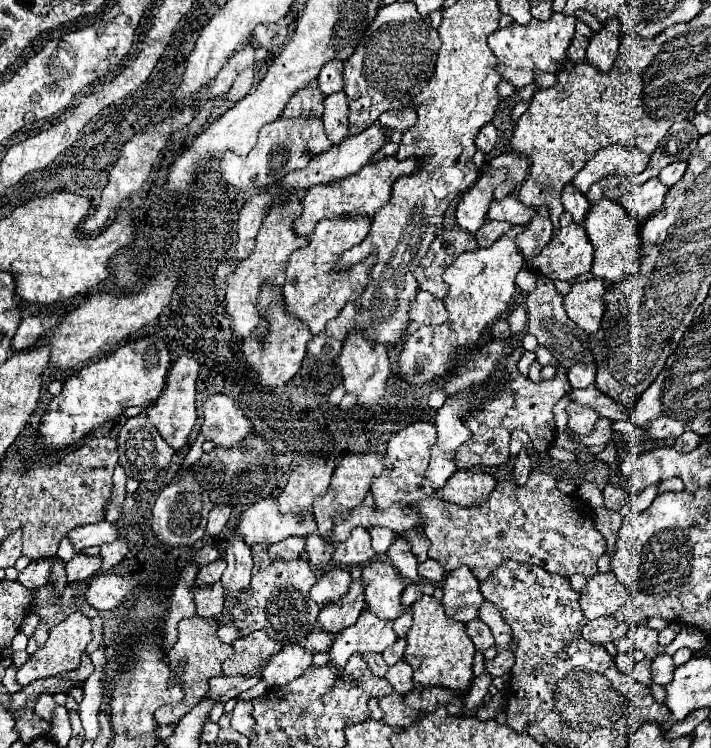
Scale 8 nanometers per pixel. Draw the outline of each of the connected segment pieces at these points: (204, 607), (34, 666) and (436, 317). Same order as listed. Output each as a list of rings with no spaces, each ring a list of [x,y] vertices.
[[[221,582],[217,584],[207,584],[207,586],[199,586],[193,592],[193,602],[197,608],[197,616],[219,616],[223,612],[223,586]]]
[[[71,614],[67,616],[59,626],[55,626],[51,630],[53,634],[47,638],[45,646],[41,646],[33,658],[29,658],[19,670],[17,670],[17,682],[21,686],[29,686],[31,682],[35,680],[41,680],[41,678],[47,678],[47,676],[55,676],[55,674],[61,674],[61,672],[69,672],[69,670],[75,670],[79,666],[79,656],[83,654],[85,646],[89,644],[89,634],[91,634],[91,624],[89,624],[89,618],[85,618],[83,614]]]
[[[417,292],[409,308],[409,318],[417,324],[437,326],[437,324],[443,324],[443,320],[447,318],[447,310],[443,300],[435,298],[433,294]]]

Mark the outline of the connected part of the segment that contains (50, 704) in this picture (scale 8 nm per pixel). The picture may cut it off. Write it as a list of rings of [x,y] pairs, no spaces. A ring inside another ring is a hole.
[[[43,694],[43,696],[39,696],[39,700],[37,700],[35,712],[37,712],[43,720],[51,722],[53,716],[55,716],[55,706],[57,706],[57,704],[55,704],[53,696],[51,696],[51,694]]]

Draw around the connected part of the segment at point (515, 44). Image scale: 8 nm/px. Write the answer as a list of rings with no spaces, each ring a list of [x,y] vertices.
[[[551,14],[549,20],[531,20],[527,26],[511,24],[507,28],[499,28],[495,34],[489,36],[489,48],[499,58],[497,70],[501,72],[503,80],[511,82],[515,88],[523,88],[535,80],[535,72],[557,72],[563,62],[567,62],[567,48],[571,44],[575,32],[575,18],[565,14]]]

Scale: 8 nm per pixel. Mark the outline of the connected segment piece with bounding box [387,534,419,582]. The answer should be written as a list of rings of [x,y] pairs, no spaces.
[[[403,534],[395,536],[395,542],[389,546],[387,556],[391,558],[393,566],[399,570],[399,574],[405,580],[413,580],[415,582],[419,578],[419,574],[417,574],[417,558],[413,556],[411,544],[409,544],[407,538],[403,538]]]

